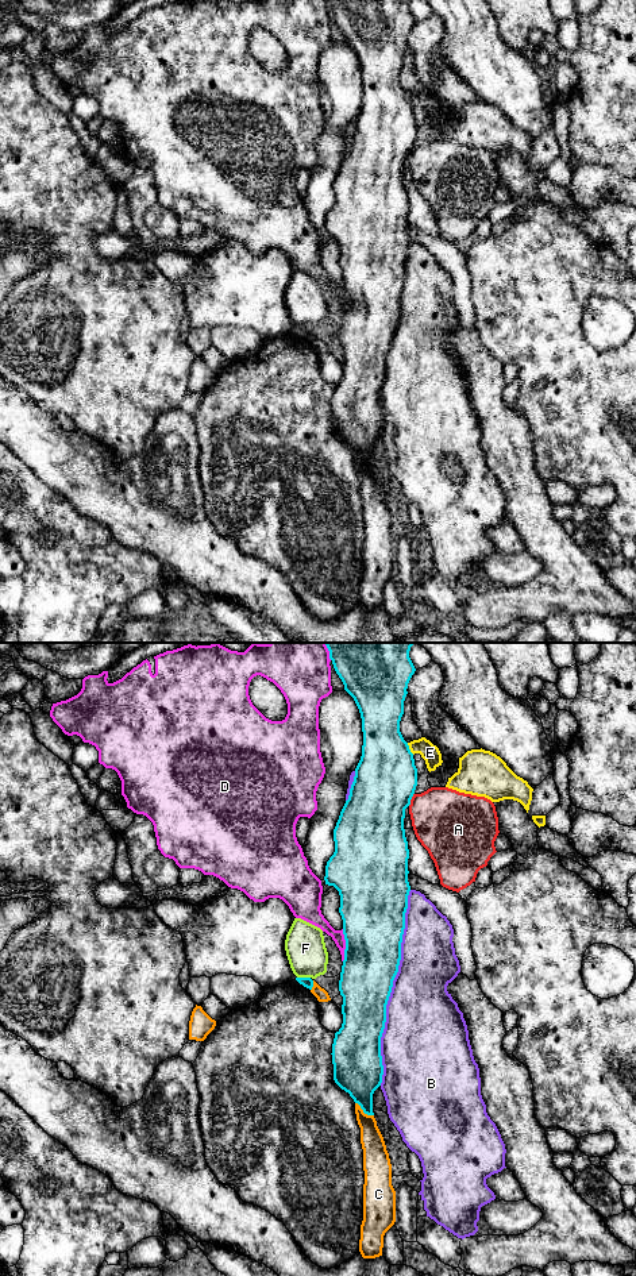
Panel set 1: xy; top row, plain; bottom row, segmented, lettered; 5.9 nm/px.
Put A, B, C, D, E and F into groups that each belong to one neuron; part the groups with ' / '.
A / B / C / D / E / F

